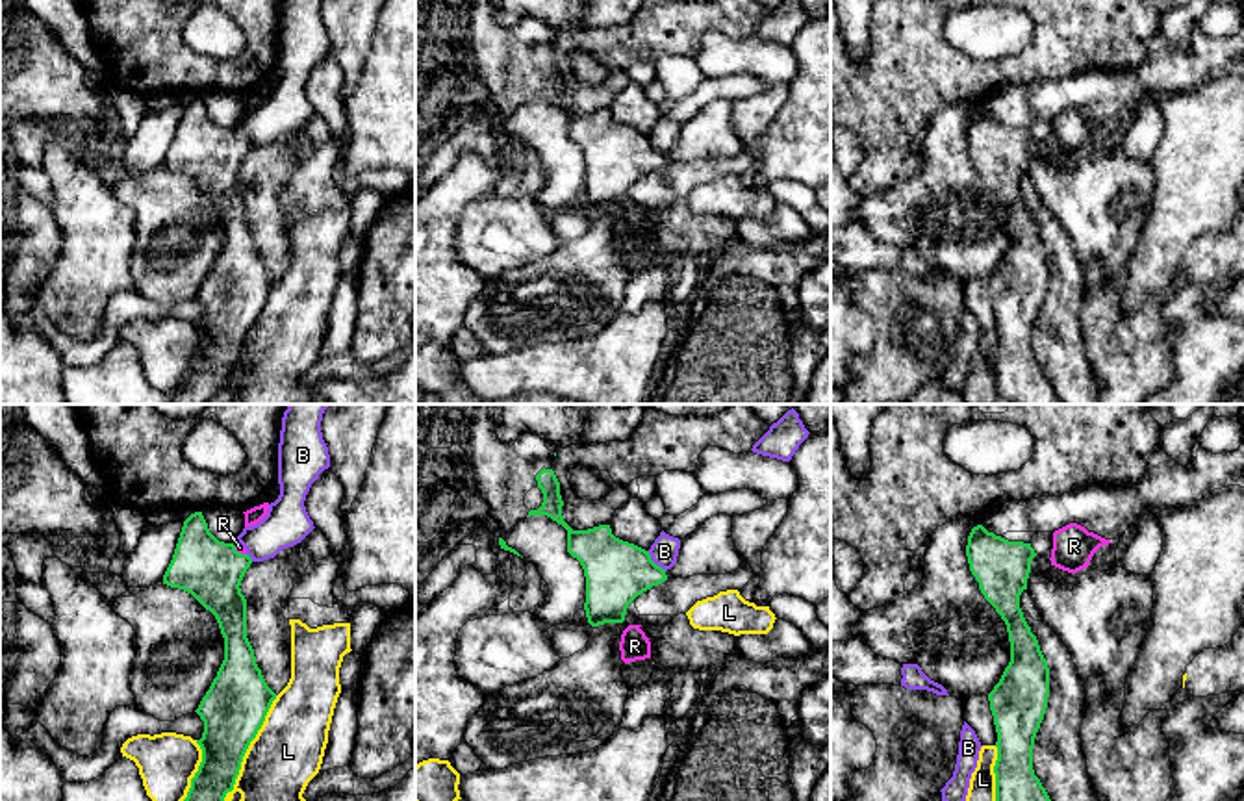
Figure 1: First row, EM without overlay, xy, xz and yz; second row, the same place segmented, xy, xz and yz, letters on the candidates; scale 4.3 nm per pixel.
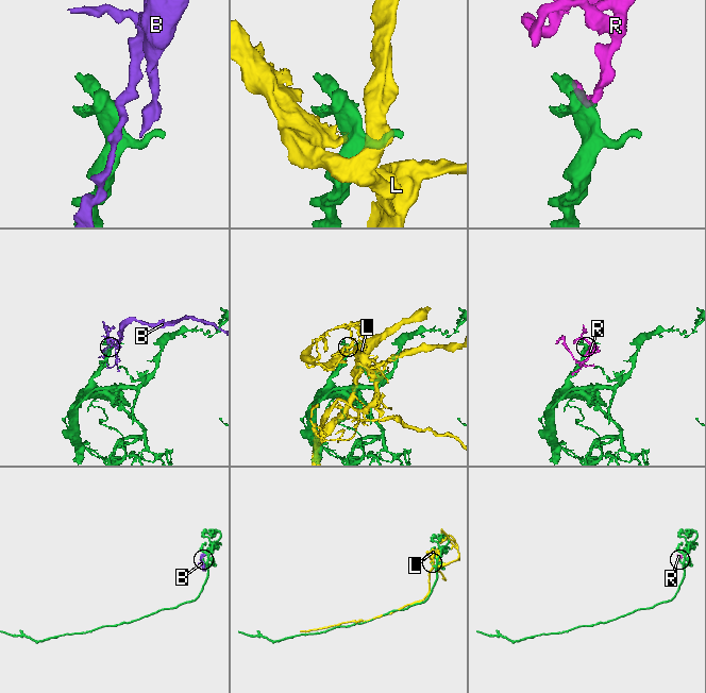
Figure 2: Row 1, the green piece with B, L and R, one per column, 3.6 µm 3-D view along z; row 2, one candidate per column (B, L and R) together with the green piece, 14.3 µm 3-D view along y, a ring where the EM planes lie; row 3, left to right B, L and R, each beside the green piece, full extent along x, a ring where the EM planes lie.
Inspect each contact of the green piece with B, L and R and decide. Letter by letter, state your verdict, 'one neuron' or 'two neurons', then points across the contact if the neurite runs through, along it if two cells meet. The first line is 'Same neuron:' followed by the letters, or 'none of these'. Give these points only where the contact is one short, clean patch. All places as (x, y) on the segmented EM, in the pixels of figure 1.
Same neuron: R
B: two neurons
L: two neurons
R: one neuron | across xy (210, 570), (219, 568), (236, 551), (240, 547)

